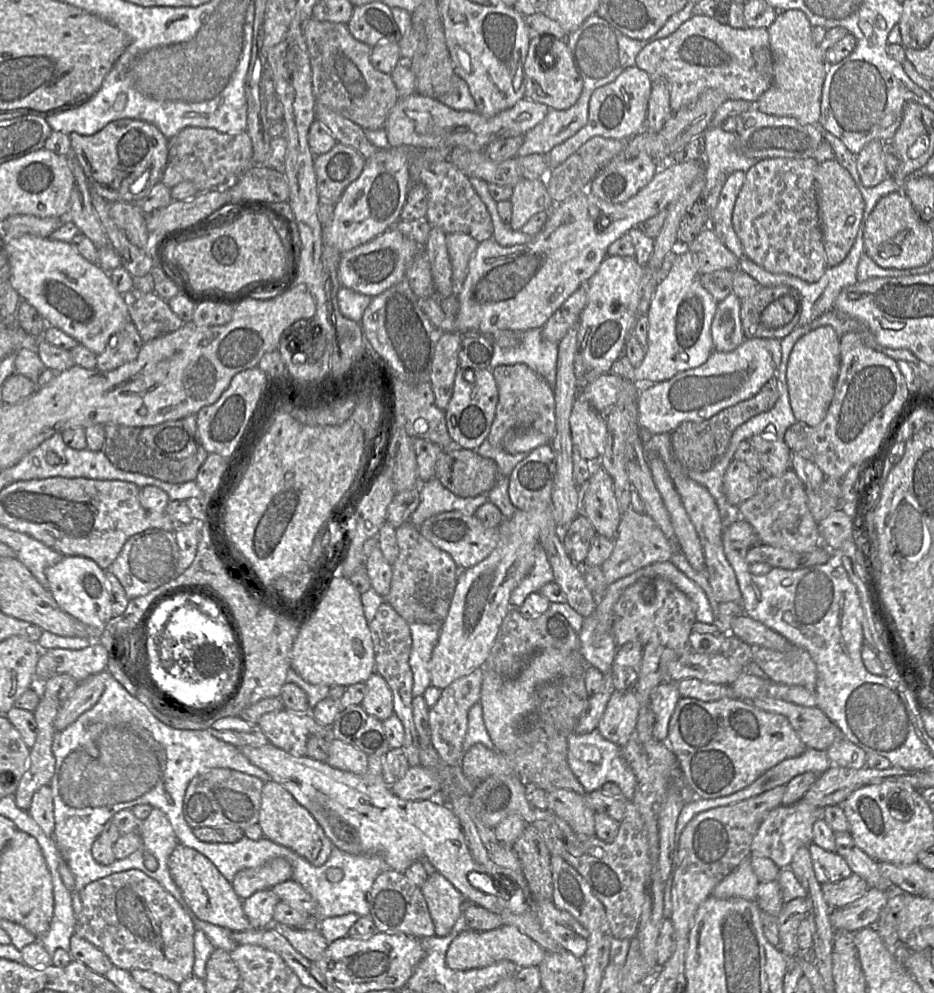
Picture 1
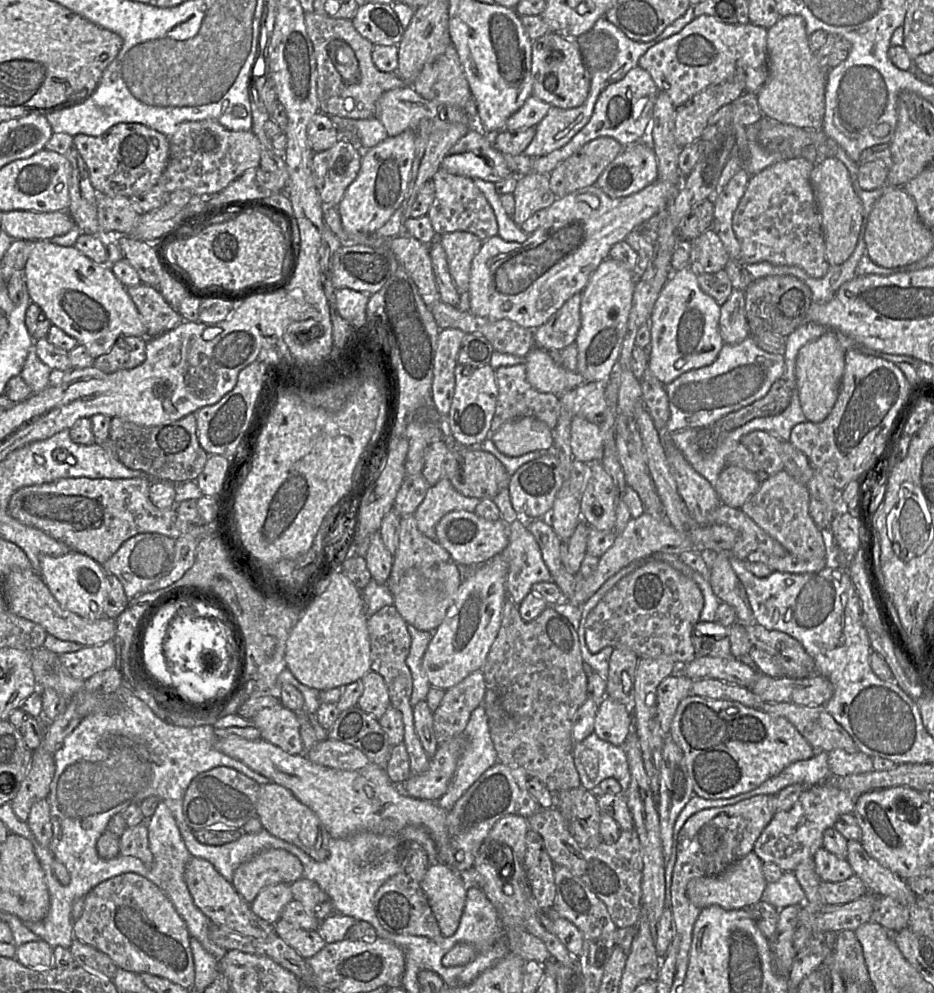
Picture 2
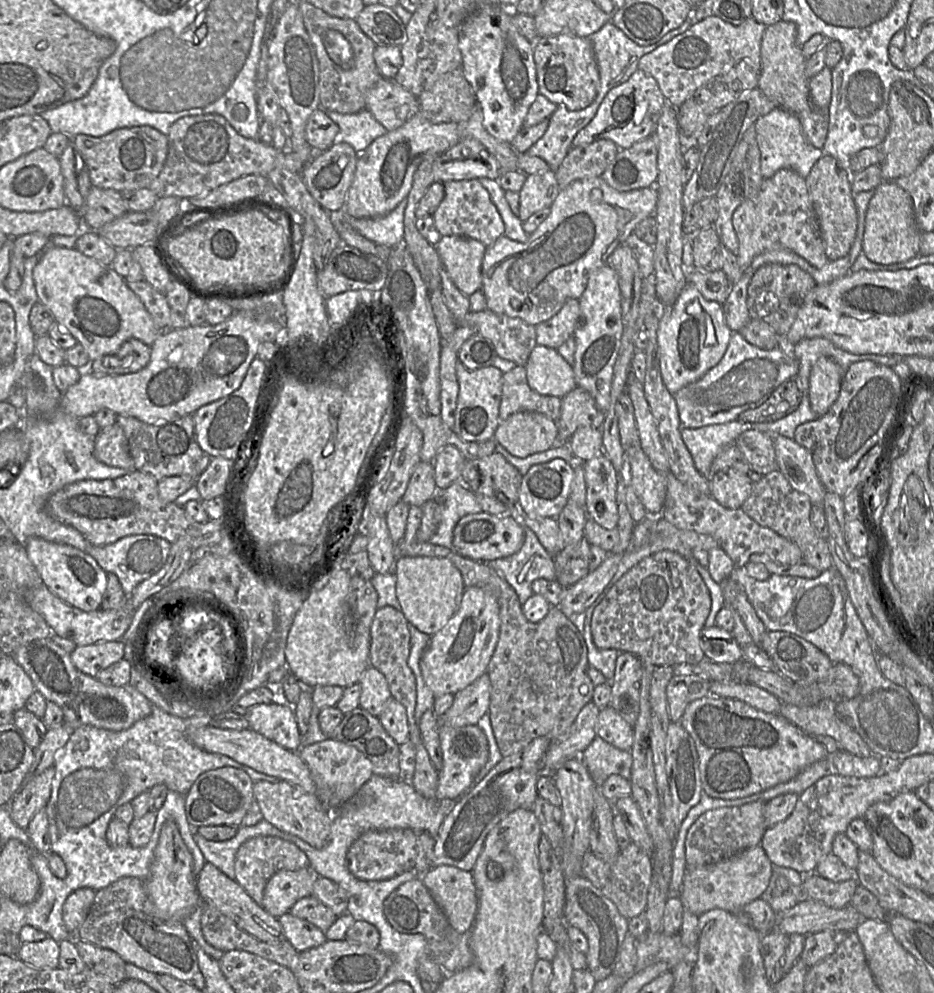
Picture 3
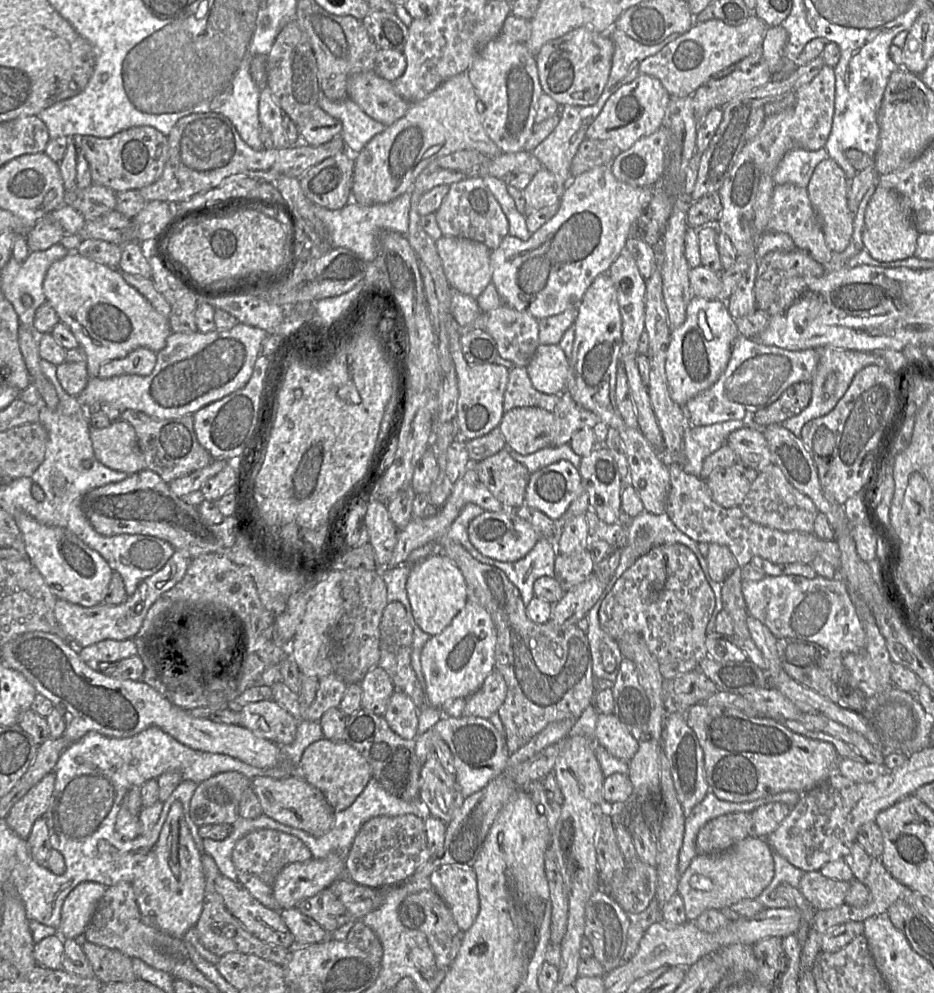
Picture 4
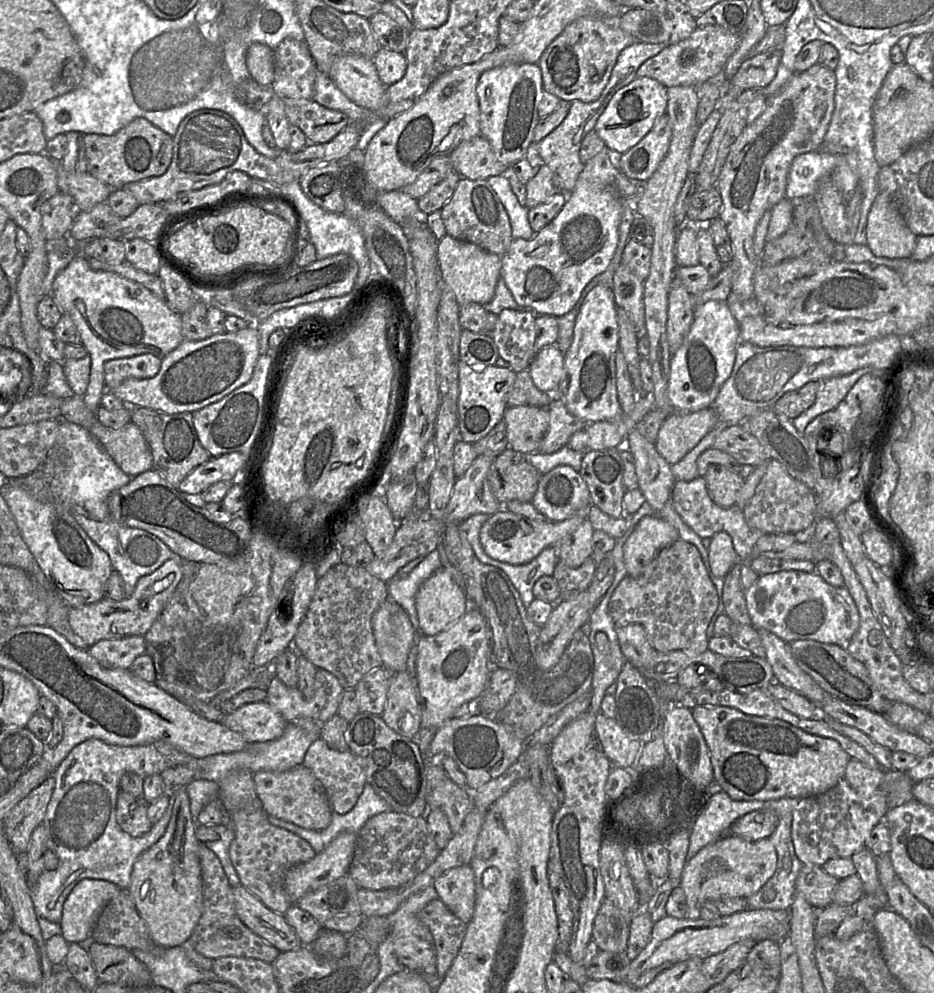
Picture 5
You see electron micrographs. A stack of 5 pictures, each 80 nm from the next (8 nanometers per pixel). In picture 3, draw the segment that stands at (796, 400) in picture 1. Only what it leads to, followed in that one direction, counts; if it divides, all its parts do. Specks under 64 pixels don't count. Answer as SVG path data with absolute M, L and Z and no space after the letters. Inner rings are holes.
M825 356L817 359L809 378L809 401L819 417L824 416L837 400L842 379L842 369L835 361Z

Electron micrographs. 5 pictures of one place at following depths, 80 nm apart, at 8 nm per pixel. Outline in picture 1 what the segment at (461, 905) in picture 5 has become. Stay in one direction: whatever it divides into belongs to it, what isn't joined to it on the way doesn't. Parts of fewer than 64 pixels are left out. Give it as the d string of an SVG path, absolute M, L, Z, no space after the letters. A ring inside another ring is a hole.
M435 871L420 888L427 903L435 934L448 935L461 915L462 894L442 874Z

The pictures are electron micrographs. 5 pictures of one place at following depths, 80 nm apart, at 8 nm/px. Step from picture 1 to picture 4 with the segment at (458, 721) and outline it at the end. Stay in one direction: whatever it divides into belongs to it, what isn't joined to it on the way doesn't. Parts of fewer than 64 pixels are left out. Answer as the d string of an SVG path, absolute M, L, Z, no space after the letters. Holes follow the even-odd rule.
M493 670L484 680L482 686L465 699L463 717L489 717L497 713L505 701L507 685L502 674Z

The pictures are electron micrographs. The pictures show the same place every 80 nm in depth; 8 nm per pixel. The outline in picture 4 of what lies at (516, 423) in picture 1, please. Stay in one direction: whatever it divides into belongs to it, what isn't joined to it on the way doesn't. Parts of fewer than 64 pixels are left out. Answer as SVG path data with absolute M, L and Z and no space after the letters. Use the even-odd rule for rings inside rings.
M526 367L510 369L503 399L504 413L520 407L539 407L553 413L558 401L559 395L545 394L534 388Z

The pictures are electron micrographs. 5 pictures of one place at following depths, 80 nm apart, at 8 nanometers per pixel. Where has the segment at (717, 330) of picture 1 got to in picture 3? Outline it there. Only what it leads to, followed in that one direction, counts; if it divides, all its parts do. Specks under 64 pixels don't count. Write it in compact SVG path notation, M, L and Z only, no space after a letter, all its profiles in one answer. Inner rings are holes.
M749 270L737 283L732 285L730 294L723 303L725 322L732 332L739 332L750 320L747 291L751 276L752 272Z

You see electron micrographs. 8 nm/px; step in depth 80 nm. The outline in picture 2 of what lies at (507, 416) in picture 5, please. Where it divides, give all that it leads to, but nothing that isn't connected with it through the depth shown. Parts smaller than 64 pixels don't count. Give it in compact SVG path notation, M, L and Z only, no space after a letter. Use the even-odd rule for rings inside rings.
M530 416L505 422L490 438L500 452L510 457L535 450L552 450L554 445L554 431Z

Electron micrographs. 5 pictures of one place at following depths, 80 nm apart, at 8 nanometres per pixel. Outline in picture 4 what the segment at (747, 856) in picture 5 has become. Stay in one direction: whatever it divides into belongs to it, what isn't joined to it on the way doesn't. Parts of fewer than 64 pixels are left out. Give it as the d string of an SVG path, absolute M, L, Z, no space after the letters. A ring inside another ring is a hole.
M748 837L716 854L697 855L680 876L677 893L682 897L688 922L706 910L721 910L742 900L756 899L769 886L775 873L773 850L766 839Z

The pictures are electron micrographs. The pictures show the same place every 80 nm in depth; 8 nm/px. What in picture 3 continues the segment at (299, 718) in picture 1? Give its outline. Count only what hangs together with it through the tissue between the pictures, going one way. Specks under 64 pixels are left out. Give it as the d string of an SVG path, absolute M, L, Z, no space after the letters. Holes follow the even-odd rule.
M278 688L278 703L257 704L244 715L255 732L265 736L289 751L296 752L301 744L301 734L289 704Z

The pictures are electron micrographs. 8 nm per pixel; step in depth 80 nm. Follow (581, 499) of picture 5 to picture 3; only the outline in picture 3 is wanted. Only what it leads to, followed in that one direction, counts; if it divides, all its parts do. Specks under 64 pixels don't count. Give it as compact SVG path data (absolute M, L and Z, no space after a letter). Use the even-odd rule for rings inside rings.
M563 459L532 466L522 476L517 506L526 515L556 518L570 500L574 463Z

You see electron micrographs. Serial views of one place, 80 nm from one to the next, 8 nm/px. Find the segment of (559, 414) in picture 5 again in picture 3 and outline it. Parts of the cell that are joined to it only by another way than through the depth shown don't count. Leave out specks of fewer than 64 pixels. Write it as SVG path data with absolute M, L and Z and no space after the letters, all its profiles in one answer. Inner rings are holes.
M577 386L561 397L561 400L561 413L556 421L557 444L568 445L571 436L579 427L600 429L604 413L587 390Z

